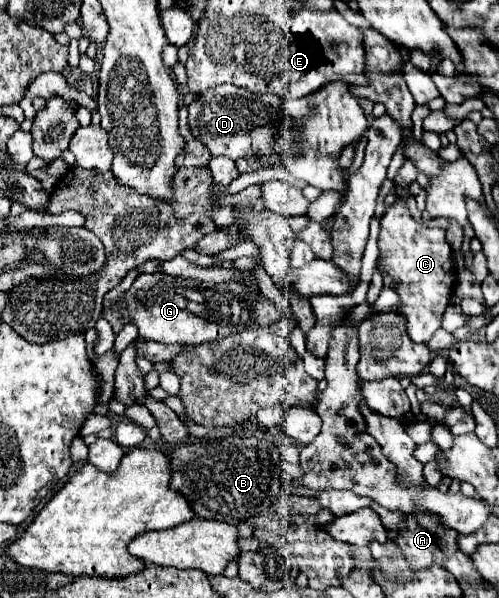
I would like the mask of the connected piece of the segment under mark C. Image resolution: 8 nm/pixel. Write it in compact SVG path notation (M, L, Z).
M401 191L399 203L389 207L381 219L379 263L381 271L385 271L397 285L395 293L399 295L401 305L395 313L405 317L409 339L413 343L427 343L441 327L441 317L453 297L457 271L451 261L453 251L445 239L445 229L429 229L423 223L417 223L407 209L407 197L409 193Z

